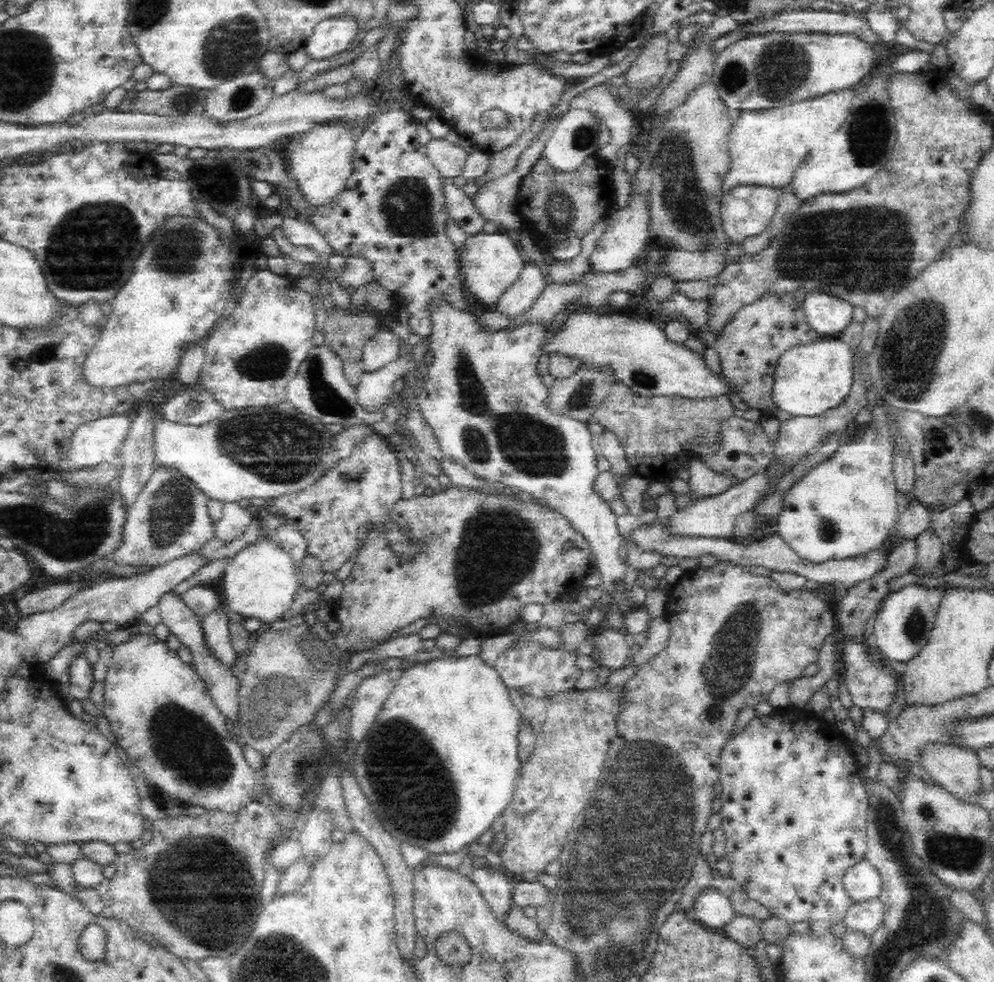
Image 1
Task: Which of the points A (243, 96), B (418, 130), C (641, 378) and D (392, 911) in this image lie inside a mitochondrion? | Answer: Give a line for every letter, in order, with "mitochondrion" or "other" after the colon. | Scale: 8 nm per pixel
A: mitochondrion
B: other
C: mitochondrion
D: other

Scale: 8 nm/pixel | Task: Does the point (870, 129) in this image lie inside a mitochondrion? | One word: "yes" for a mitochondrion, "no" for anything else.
yes

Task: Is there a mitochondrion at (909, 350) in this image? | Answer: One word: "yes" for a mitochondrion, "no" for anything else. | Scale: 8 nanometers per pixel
yes

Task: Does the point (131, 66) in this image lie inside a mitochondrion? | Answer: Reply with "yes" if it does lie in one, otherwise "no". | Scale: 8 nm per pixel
no

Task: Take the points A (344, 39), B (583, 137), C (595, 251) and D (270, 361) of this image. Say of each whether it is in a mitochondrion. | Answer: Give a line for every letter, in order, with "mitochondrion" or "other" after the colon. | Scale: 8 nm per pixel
A: other
B: mitochondrion
C: other
D: mitochondrion

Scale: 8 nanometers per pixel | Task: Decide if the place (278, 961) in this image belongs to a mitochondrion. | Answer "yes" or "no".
yes

